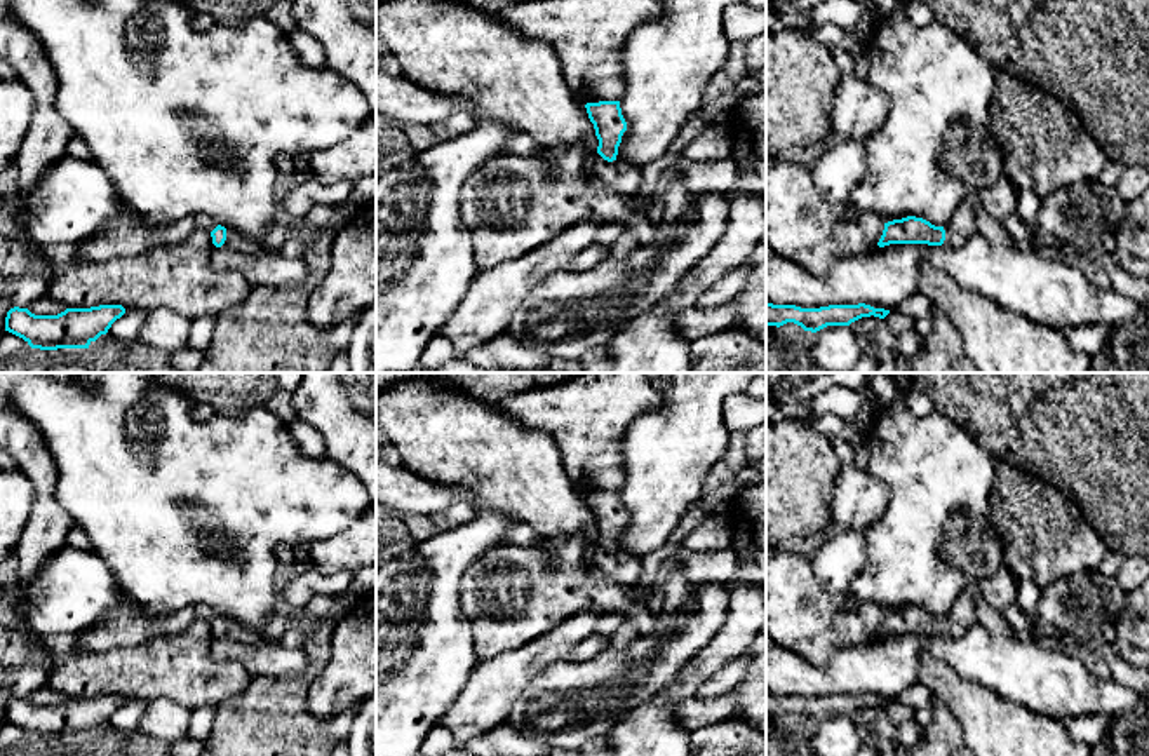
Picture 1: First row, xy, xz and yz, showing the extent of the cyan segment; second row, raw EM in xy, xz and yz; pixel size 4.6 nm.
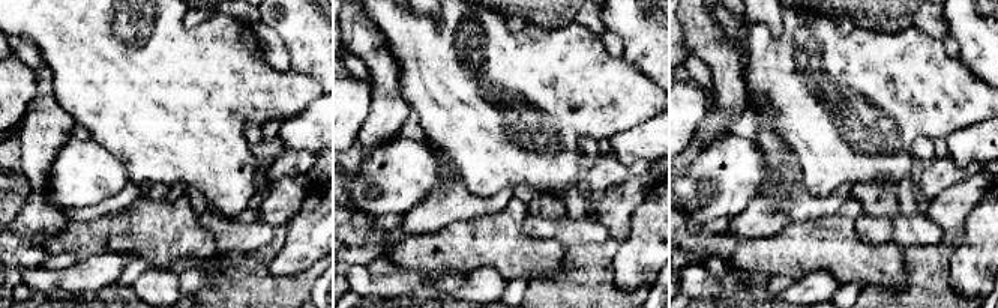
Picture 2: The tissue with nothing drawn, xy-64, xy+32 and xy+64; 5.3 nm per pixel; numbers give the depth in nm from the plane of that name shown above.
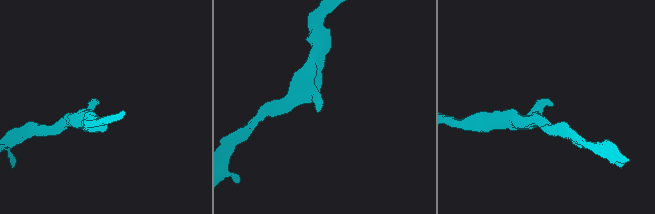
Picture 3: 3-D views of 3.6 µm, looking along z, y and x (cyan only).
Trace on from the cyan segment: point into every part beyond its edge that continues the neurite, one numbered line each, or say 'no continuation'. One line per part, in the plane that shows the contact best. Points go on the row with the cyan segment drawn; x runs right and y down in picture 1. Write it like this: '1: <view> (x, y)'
1: xz (625, 178)

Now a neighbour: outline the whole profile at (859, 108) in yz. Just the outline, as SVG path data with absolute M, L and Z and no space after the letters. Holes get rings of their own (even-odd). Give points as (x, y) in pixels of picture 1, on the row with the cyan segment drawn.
M843 75L830 110L830 127L841 139L865 141L890 115L890 96L860 80Z

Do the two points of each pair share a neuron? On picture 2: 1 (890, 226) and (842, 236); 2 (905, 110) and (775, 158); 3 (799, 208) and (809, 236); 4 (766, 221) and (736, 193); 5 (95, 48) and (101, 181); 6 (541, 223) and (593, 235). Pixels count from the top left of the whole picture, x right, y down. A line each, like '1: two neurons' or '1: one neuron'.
1: two neurons
2: two neurons
3: two neurons
4: two neurons
5: two neurons
6: one neuron

